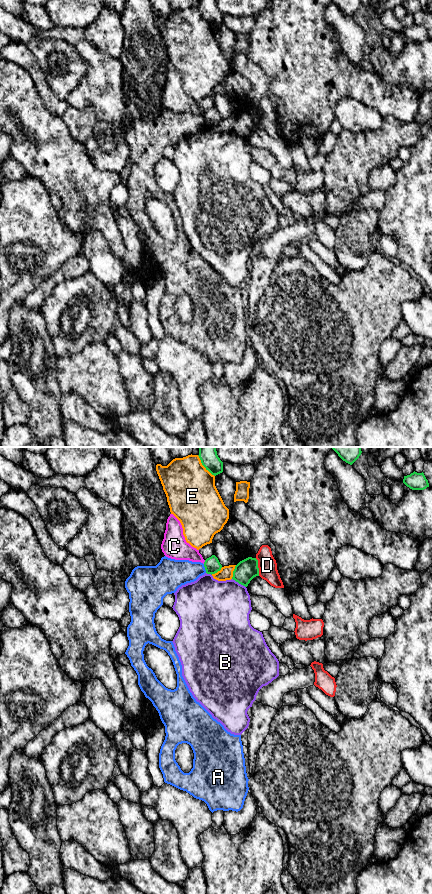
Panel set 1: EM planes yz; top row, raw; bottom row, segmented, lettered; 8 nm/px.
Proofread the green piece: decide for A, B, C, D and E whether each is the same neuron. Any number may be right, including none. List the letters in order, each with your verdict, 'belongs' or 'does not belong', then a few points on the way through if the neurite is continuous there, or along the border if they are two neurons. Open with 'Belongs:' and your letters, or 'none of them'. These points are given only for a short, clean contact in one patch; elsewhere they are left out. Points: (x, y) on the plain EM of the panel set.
Belongs: none of them
A: does not belong; border along yz (203, 116), (206, 124)
B: does not belong
C: does not belong
D: does not belong
E: does not belong

